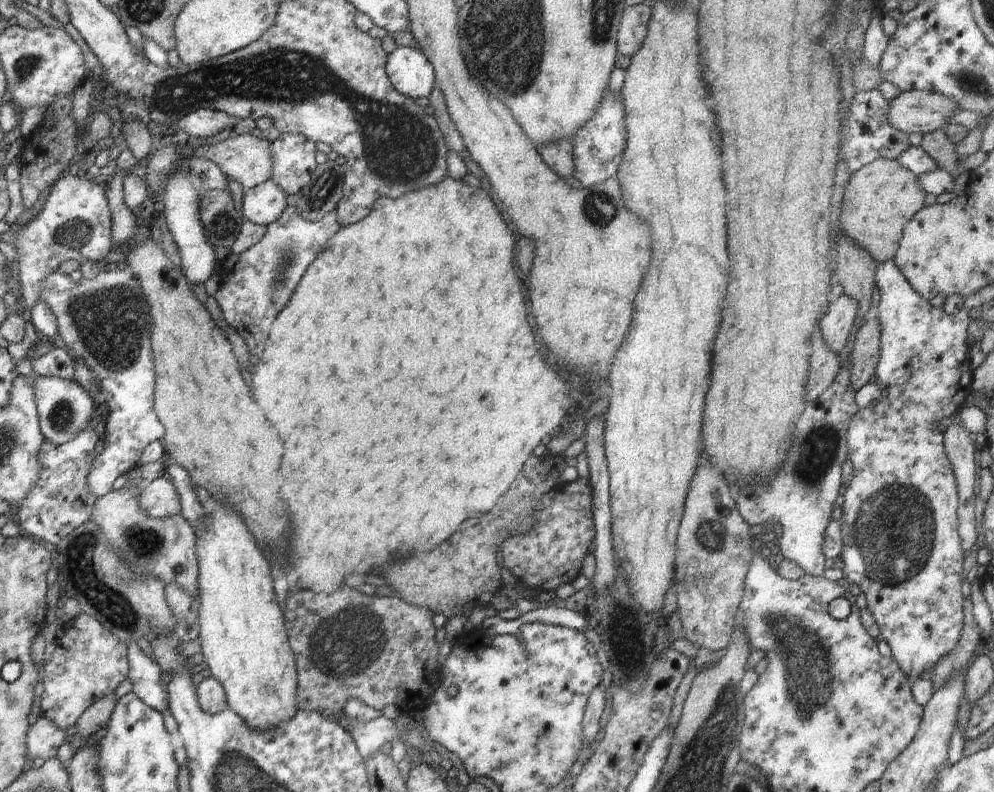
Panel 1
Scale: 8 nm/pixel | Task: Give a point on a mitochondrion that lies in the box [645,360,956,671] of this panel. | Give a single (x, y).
(895, 530)

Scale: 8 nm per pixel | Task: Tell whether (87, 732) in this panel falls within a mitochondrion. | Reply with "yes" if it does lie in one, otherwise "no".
no

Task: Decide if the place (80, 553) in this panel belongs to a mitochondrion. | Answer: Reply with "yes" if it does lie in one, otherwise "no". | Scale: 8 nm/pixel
yes

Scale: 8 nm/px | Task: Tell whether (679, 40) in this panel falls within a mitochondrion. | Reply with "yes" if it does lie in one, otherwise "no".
no

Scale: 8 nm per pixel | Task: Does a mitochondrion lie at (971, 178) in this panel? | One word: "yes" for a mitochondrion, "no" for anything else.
no

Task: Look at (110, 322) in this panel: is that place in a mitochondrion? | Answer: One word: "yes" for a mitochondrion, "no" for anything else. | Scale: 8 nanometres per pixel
yes

